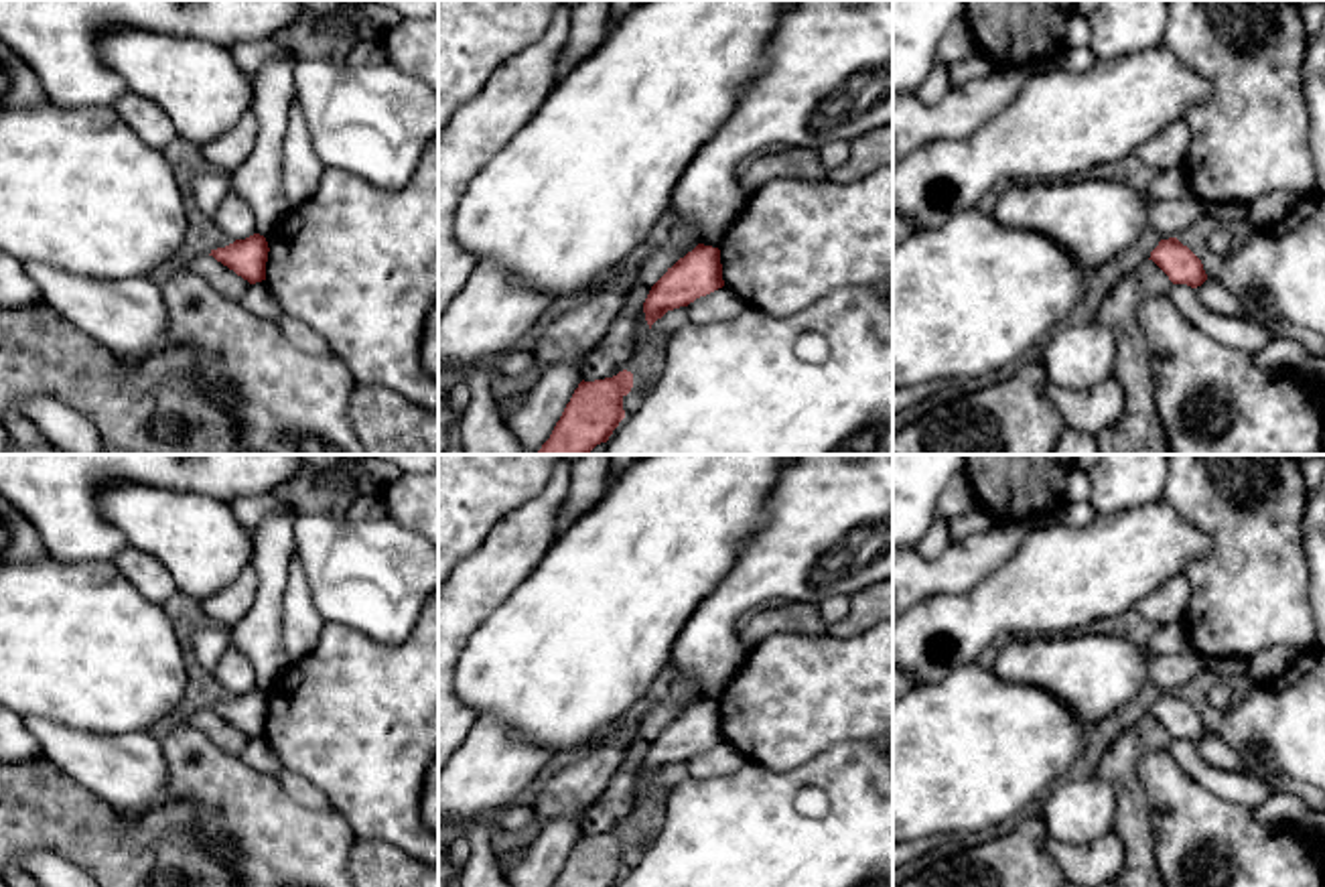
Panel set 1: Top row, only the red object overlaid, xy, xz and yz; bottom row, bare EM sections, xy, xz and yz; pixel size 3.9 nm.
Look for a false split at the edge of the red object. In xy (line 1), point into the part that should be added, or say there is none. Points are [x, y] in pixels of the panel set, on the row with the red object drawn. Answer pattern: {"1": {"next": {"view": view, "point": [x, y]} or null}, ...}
{"1": {"next": null}}

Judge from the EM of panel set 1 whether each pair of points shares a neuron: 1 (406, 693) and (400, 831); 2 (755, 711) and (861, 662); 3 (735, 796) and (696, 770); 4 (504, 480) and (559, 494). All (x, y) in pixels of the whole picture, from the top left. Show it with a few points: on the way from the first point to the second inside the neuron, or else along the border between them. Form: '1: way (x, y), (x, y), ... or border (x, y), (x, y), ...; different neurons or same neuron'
1: way (400, 727), (400, 796); same neuron
2: way (782, 709), (796, 697), (834, 689); same neuron
3: border (747, 760), (729, 774), (690, 778); different neurons
4: border (550, 475), (532, 498), (502, 516); different neurons

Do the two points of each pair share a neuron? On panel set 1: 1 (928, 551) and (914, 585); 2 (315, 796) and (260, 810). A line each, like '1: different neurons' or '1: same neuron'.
1: different neurons
2: different neurons

